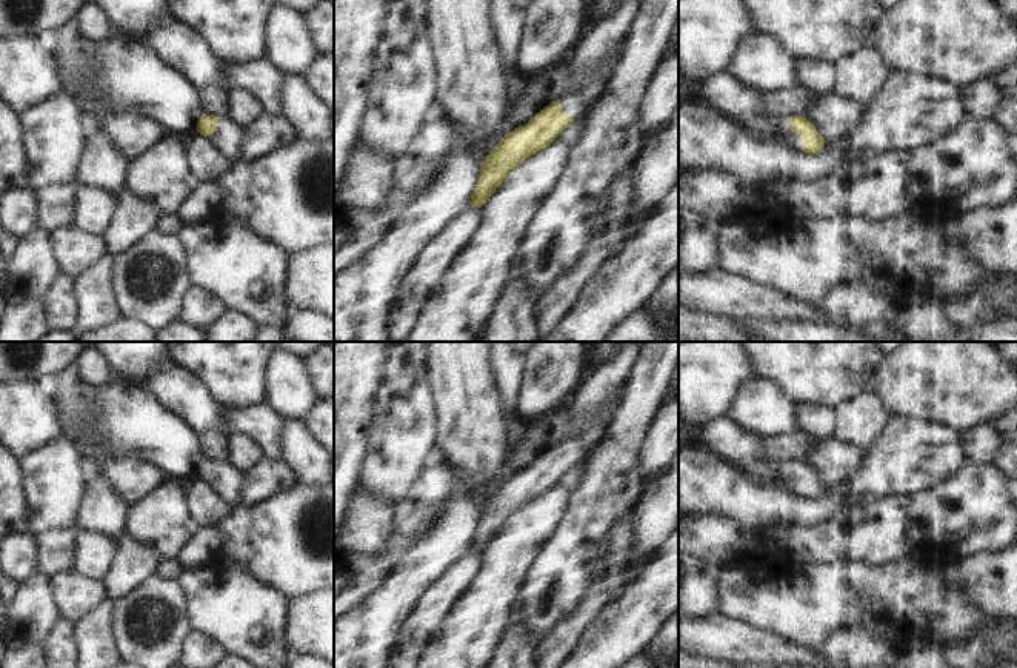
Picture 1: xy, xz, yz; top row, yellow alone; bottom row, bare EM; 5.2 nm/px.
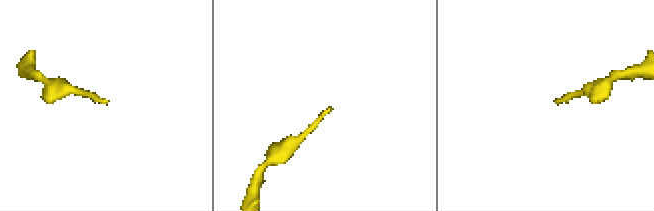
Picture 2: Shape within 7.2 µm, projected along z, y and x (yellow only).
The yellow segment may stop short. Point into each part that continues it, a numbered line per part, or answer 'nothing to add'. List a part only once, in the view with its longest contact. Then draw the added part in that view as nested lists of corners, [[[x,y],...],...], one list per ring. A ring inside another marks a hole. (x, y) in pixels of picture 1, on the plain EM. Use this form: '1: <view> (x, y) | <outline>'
1: yz (785, 476) | [[[782,465],[782,468],[779,469],[779,474],[775,479],[771,479],[769,482],[777,480],[783,485],[783,488],[789,493],[795,493],[795,494],[802,494],[802,483],[799,479],[795,479],[791,473],[791,466],[789,465]],[[768,482],[768,483],[769,483]]]

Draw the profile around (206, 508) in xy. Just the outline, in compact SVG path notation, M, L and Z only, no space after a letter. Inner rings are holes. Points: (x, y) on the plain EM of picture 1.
M194 477L185 485L188 511L197 528L217 526L232 509L209 485L200 477Z

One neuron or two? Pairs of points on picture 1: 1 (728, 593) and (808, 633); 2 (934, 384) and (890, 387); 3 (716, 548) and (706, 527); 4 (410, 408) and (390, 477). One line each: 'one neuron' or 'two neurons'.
1: one neuron
2: one neuron
3: one neuron
4: one neuron

